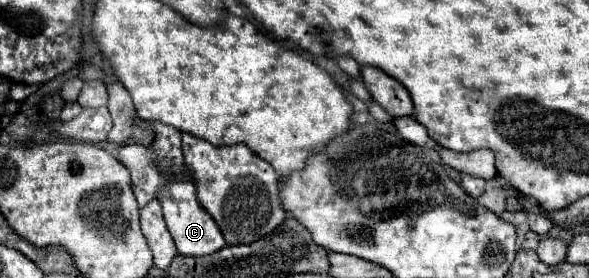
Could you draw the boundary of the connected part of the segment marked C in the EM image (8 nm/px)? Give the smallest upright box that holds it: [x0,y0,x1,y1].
[158,182,226,256]

